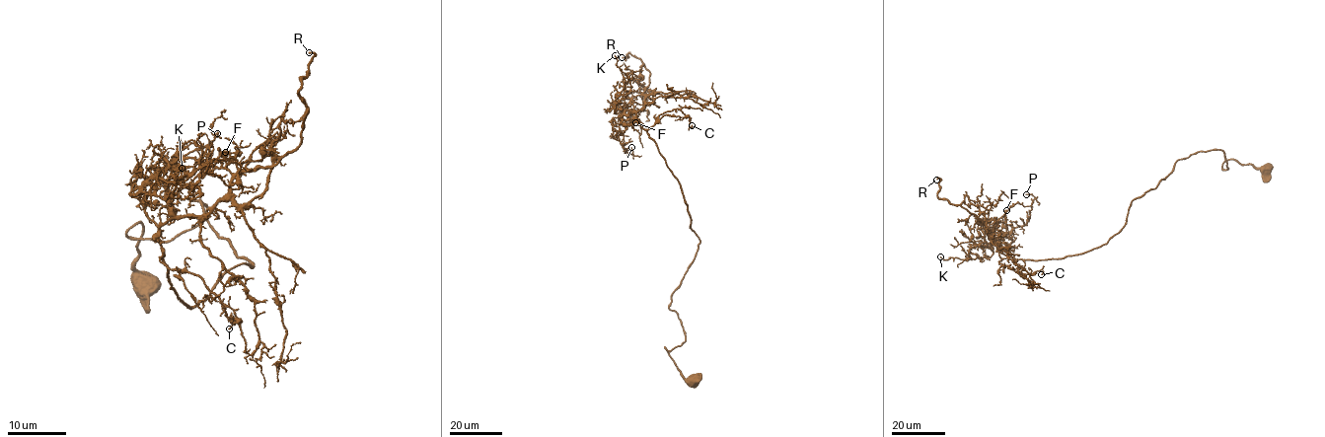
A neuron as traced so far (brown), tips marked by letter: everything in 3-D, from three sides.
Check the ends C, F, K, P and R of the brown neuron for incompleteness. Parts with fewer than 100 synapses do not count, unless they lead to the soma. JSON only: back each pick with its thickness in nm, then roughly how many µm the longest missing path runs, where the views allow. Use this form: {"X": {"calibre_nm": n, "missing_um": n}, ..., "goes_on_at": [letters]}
{"R": {"calibre_nm": 220, "missing_um": 70}, "goes_on_at": ["R"]}

